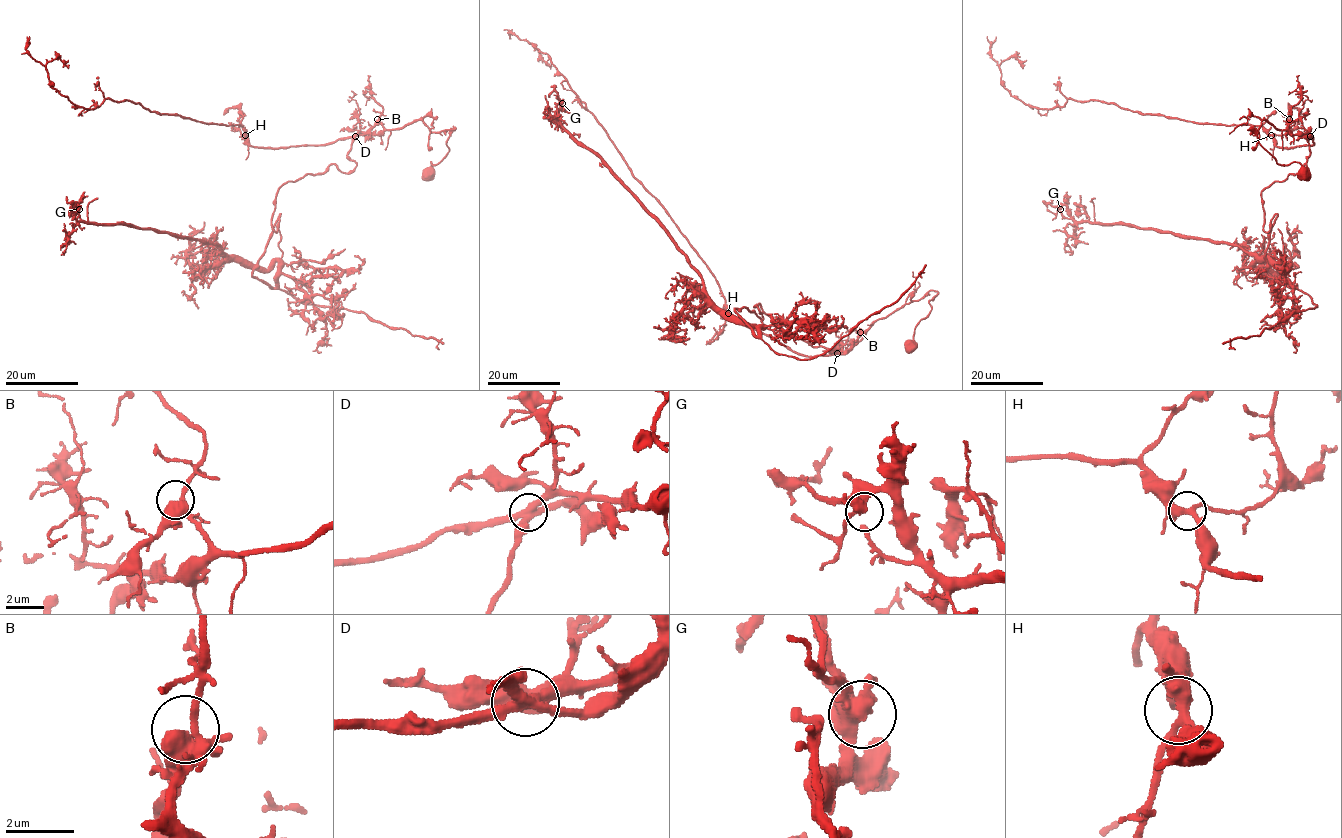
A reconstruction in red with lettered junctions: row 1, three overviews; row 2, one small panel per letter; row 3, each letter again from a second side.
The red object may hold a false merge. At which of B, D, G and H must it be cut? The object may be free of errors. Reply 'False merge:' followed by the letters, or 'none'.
False merge: D

